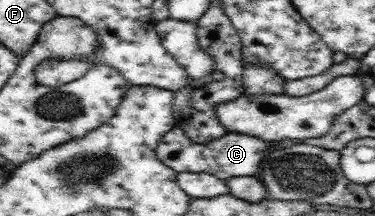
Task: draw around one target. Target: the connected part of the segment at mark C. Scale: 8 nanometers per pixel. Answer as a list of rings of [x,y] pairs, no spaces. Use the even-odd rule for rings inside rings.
[[[175,126],[173,130],[161,137],[156,153],[163,164],[178,174],[181,172],[206,173],[227,181],[233,176],[255,176],[261,168],[261,160],[270,145],[262,138],[239,134],[239,132],[225,133],[222,137],[211,142],[193,142],[182,128]]]

